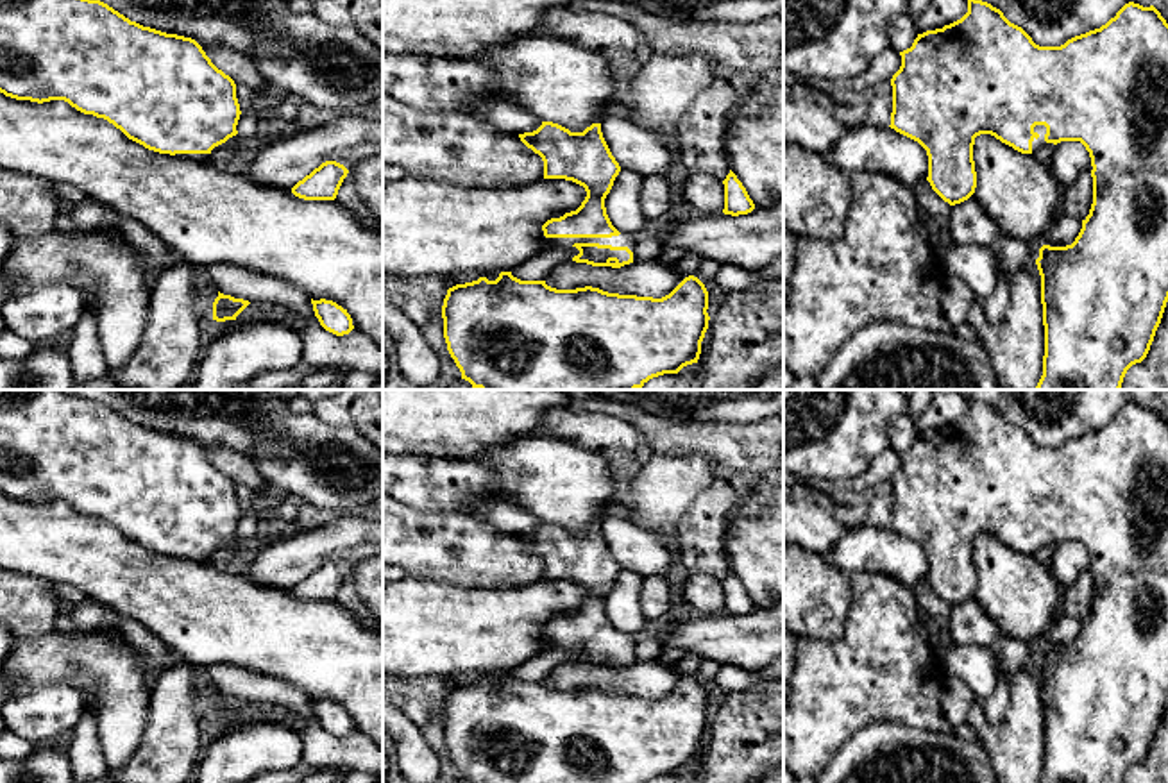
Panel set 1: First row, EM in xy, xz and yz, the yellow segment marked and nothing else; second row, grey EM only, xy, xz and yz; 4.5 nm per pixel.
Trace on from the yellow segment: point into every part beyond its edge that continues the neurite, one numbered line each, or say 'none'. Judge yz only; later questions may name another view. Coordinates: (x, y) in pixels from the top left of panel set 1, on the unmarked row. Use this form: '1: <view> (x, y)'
1: yz (1040, 530)

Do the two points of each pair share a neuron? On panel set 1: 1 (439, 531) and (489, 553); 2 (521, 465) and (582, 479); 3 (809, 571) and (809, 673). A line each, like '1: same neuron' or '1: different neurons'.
1: same neuron
2: same neuron
3: different neurons

